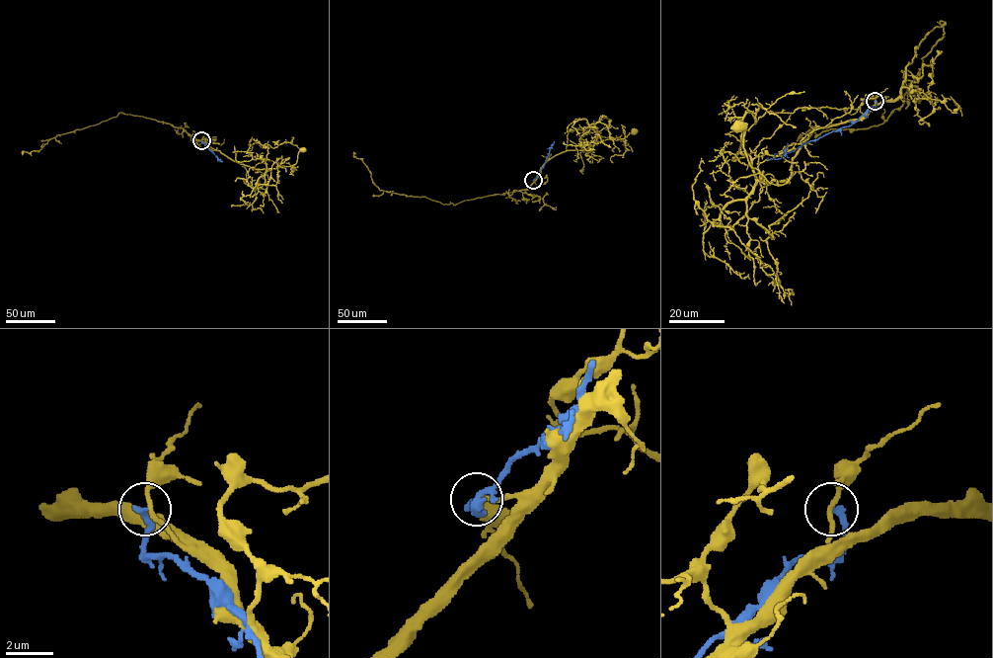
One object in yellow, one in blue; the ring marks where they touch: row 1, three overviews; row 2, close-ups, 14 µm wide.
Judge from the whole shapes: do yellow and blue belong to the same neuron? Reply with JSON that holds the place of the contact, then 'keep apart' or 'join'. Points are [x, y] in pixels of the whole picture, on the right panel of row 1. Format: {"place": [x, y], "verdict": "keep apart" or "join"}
{"place": [875, 101], "verdict": "keep apart"}

